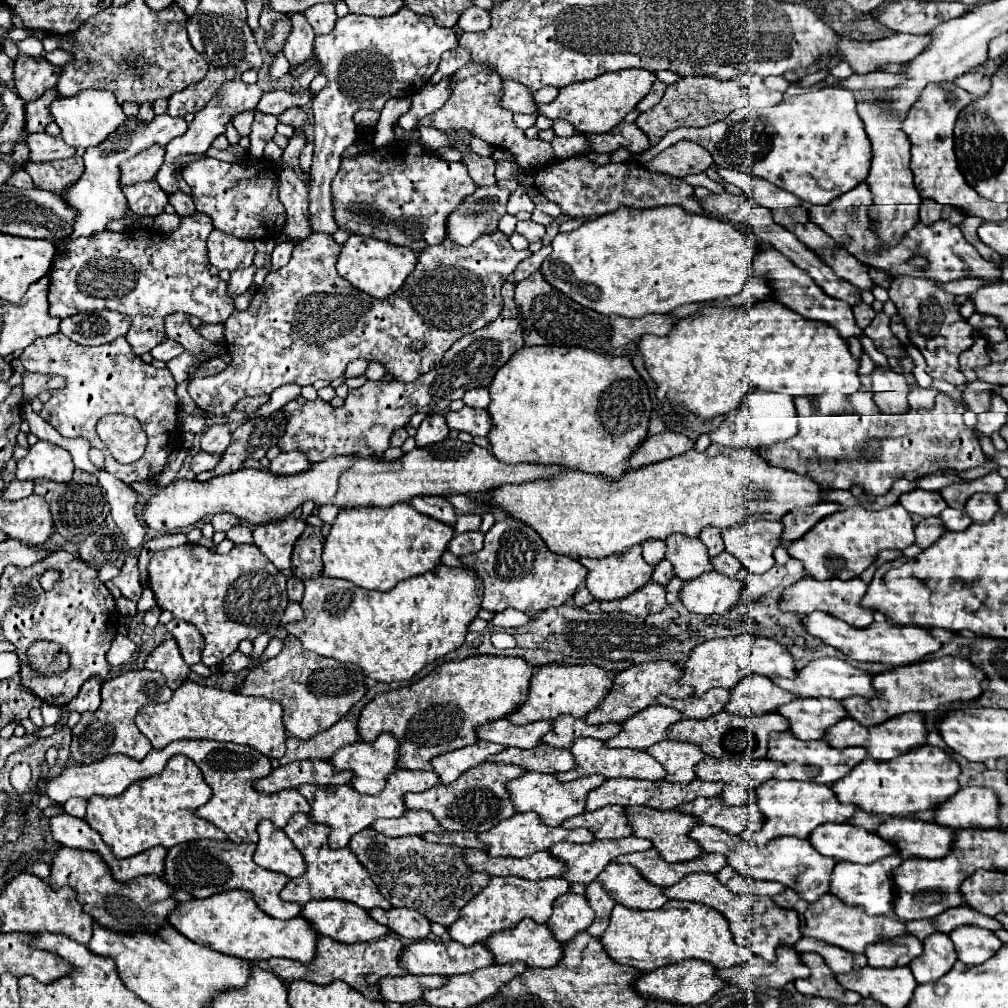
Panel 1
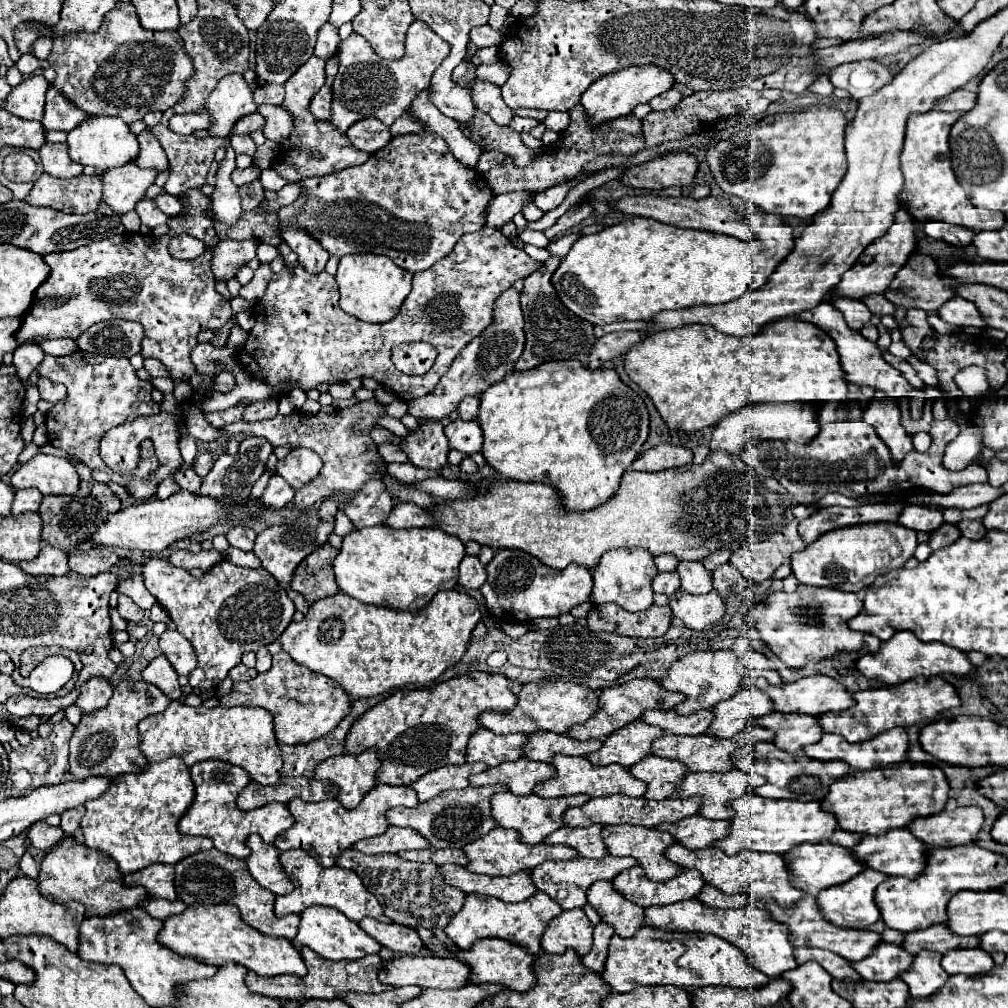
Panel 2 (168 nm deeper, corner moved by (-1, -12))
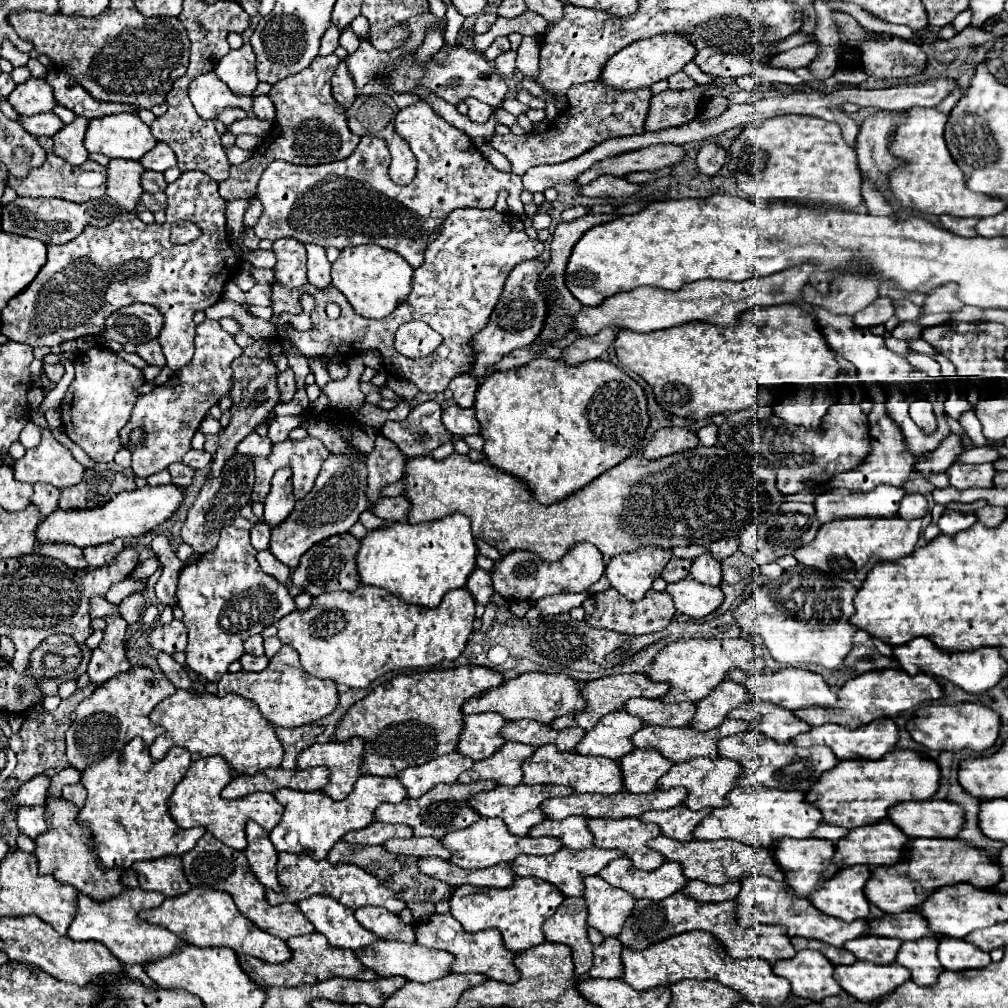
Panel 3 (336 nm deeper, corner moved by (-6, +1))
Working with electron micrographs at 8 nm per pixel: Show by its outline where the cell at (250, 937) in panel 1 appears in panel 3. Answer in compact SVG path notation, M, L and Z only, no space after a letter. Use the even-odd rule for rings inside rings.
M190 888L186 894L176 898L166 898L158 908L142 910L138 916L146 922L158 924L180 936L186 944L194 944L200 948L206 946L226 946L232 948L236 954L254 956L264 962L288 962L290 960L290 948L286 948L286 942L256 928L248 918L244 918L232 896L228 892L210 890L210 888Z

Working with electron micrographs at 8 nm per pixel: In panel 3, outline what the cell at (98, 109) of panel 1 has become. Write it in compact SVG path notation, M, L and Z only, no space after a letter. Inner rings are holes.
M124 112L90 120L84 146L88 152L100 152L108 158L140 160L156 146L156 138L138 114Z

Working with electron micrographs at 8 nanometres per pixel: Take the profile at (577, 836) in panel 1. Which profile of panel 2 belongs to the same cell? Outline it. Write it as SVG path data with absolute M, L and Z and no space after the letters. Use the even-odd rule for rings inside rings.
M493 829L491 833L487 833L485 837L469 843L463 847L463 851L467 853L469 857L469 865L467 869L473 871L473 873L485 873L485 875L491 875L491 877L497 877L497 875L515 875L519 871L525 871L525 869L533 869L537 867L539 863L547 861L547 857L550 860L570 860L578 856L577 851L567 845L559 844L545 845L545 843L539 843L539 845L525 845L519 841L519 833L511 831L511 829Z

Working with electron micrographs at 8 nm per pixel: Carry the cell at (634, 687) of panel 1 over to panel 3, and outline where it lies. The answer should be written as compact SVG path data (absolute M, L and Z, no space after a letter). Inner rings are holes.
M620 674L620 676L604 676L604 678L598 678L598 680L592 680L592 682L586 682L582 686L582 698L586 700L586 706L578 712L570 712L568 716L560 716L556 720L550 722L550 728L554 730L564 730L564 728L582 728L582 730L592 730L598 720L602 716L606 716L608 712L614 712L614 710L622 710L624 708L624 702L628 698L645 697L650 699L659 699L670 690L670 686L666 682L652 682L648 676L644 674Z

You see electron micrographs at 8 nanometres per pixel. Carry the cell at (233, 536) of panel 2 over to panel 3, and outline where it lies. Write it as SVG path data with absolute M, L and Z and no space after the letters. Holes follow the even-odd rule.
M256 522L256 526L250 532L250 538L256 550L268 550L270 548L270 526L264 522Z

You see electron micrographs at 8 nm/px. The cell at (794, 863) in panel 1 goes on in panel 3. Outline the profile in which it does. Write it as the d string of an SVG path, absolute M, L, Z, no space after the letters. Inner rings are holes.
M658 836L648 840L648 846L656 852L660 852L666 860L678 862L682 866L682 872L688 880L700 880L706 884L726 884L726 882L742 882L746 876L768 876L776 882L784 882L784 872L774 862L768 848L760 850L754 846L746 846L736 840L716 840L716 842L678 842L666 836Z

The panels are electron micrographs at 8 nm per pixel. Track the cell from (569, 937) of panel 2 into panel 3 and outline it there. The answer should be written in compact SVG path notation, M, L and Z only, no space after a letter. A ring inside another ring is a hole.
M566 898L556 914L544 924L544 934L548 942L566 944L572 948L574 956L574 976L586 976L592 968L592 944L588 942L586 930L586 906L582 898ZM570 906L580 906L578 912L568 912Z

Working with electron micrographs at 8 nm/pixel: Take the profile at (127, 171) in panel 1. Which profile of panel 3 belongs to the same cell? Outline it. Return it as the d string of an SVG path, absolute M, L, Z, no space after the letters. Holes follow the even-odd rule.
M110 160L108 164L108 190L106 194L118 202L124 212L134 212L140 204L142 186L140 174L144 172L140 162L134 160Z

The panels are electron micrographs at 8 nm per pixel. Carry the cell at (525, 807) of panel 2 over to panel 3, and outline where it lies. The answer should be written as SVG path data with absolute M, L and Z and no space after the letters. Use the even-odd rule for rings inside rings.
M496 786L490 792L480 792L474 800L472 800L472 810L478 812L480 816L488 816L488 818L500 818L504 820L504 824L508 826L508 832L512 832L514 836L526 836L528 830L532 826L536 826L538 822L544 820L544 814L540 810L540 804L548 798L556 798L556 796L570 796L574 794L572 788L568 786Z

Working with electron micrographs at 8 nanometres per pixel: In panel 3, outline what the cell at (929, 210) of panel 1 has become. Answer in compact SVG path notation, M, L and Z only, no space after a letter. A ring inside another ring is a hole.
M940 216L940 222L946 230L958 234L958 236L978 236L976 234L976 224L978 218L956 218L956 216Z

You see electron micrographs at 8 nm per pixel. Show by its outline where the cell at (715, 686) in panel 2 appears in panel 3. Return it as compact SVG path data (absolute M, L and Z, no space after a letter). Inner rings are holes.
M746 638L736 640L680 640L664 646L652 660L652 668L648 672L652 682L668 682L670 690L660 698L662 702L696 702L708 696L712 688L716 688L726 672L732 668L740 668L746 674L758 674L764 670L760 658L754 656L754 644Z

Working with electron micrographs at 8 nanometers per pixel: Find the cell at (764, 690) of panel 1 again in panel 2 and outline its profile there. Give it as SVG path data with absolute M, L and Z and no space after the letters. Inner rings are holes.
M741 689L727 701L721 701L713 707L715 719L707 729L707 735L715 737L733 737L749 727L755 717L771 713L771 699L759 689Z

